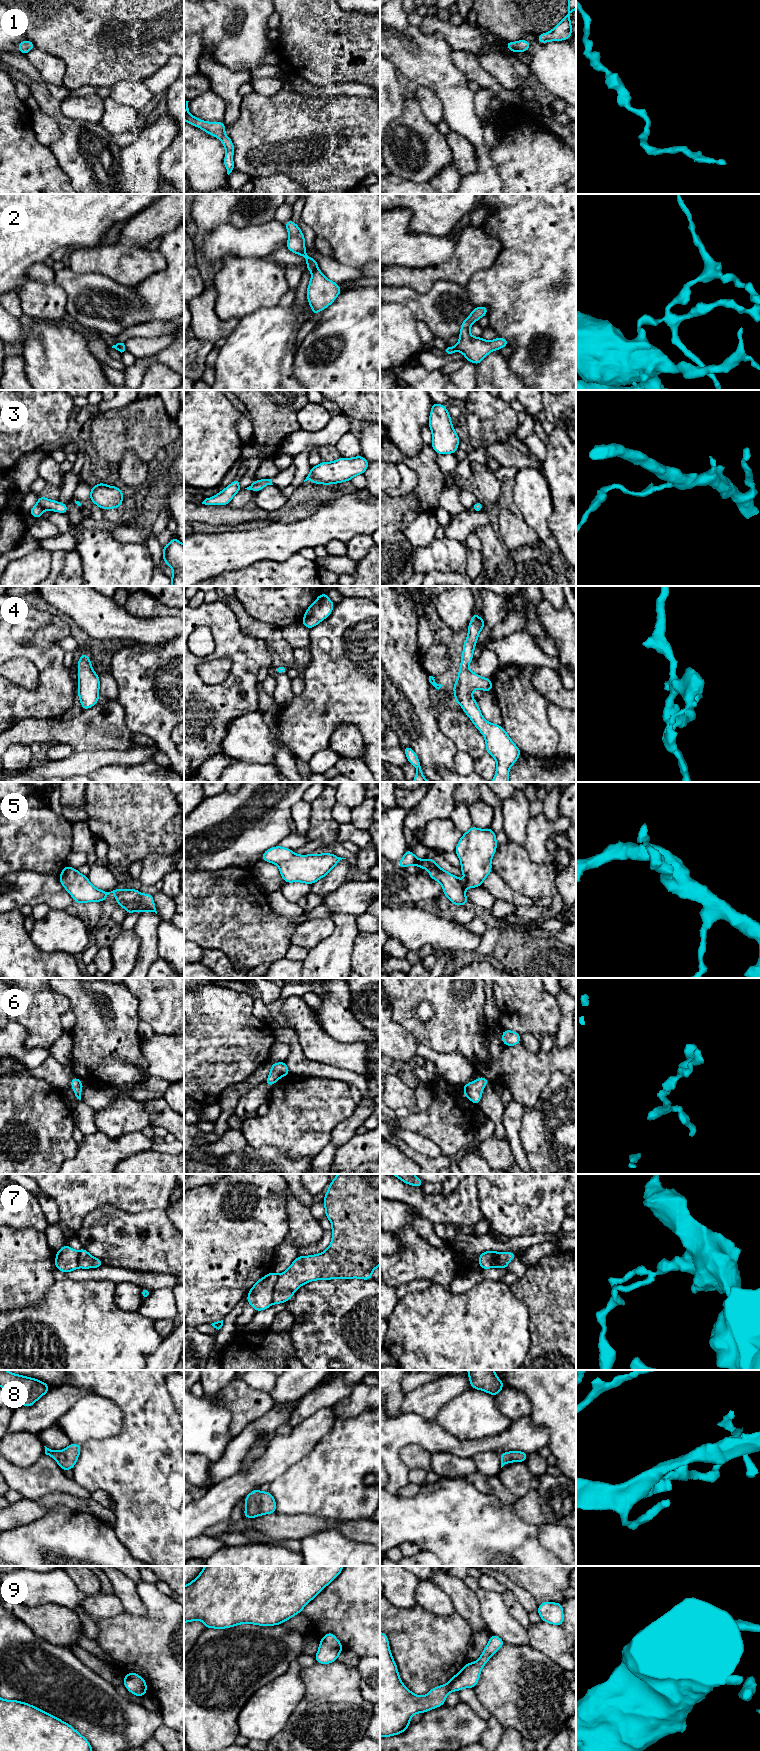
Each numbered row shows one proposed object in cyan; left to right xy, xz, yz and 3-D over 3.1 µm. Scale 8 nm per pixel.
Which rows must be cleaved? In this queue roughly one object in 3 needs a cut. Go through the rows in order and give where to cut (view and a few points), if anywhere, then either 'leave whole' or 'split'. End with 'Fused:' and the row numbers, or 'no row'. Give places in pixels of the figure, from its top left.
1: cut none; leave whole
2: cut xz (317, 268), (312, 272); split
3: cut none; leave whole
4: cut none; leave whole
5: cut none; leave whole
6: cut none; leave whole
7: cut xz (278, 1275), (278, 1280), (273, 1290), (272, 1303); split
8: cut none; leave whole
9: cut none; leave whole
Fused: 2, 7

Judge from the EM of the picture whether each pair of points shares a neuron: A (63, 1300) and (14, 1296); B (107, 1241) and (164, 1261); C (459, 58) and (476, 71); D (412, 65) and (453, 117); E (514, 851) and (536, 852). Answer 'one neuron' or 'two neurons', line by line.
A: two neurons
B: one neuron
C: one neuron
D: one neuron
E: two neurons

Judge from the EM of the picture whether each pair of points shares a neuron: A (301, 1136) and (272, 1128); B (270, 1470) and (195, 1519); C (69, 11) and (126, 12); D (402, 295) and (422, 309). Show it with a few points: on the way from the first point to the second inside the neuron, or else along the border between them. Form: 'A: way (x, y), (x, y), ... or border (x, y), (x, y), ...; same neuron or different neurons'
A: way (294, 1129), (279, 1128); same neuron
B: way (251, 1480), (230, 1490), (214, 1506); same neuron
C: way (83, 12), (112, 12); same neuron
D: way (407, 296), (417, 304); same neuron

